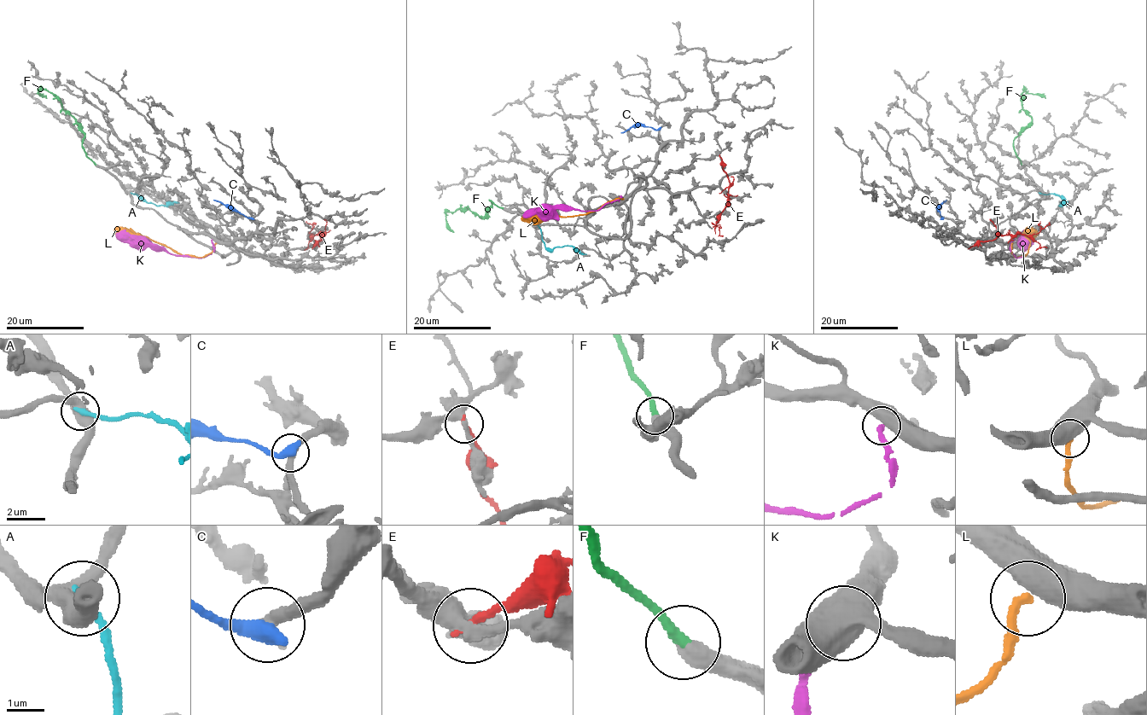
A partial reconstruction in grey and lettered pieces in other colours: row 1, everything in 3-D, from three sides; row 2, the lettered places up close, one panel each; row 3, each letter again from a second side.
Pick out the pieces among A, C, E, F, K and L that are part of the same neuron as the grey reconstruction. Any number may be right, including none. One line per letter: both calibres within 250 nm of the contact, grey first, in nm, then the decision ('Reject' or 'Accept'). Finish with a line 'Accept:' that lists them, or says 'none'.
A: Thickness 480 nm (grey) against 240 nm. Reject
C: Thickness 320 nm (grey) against 550 nm. Reject
E: Thickness 320 nm (grey) against 200 nm. Reject
F: Thickness 500 nm (grey) against 300 nm. Accept
K: Thickness 800 nm (grey) against 280 nm. Reject
L: Thickness 750 nm (grey) against 240 nm. Reject
Accept: F

